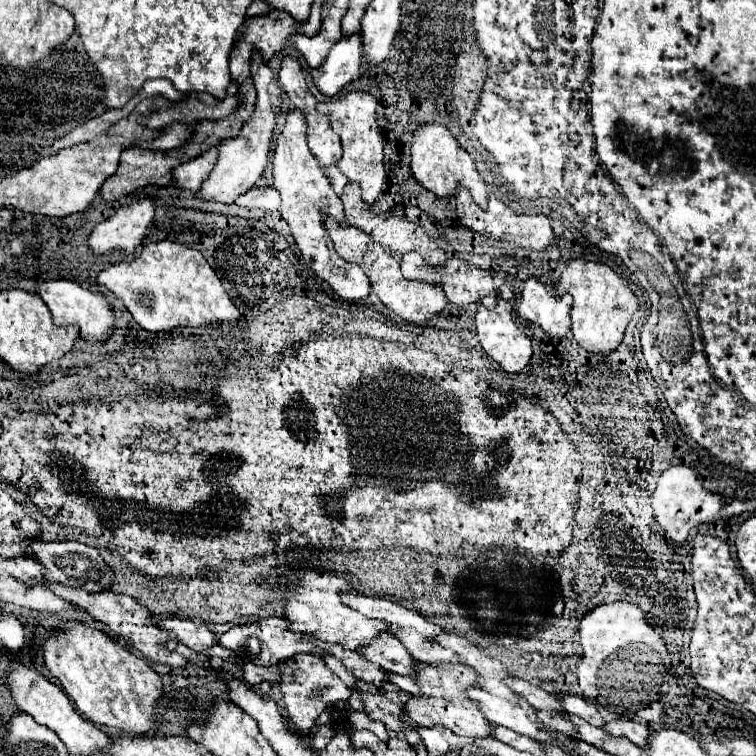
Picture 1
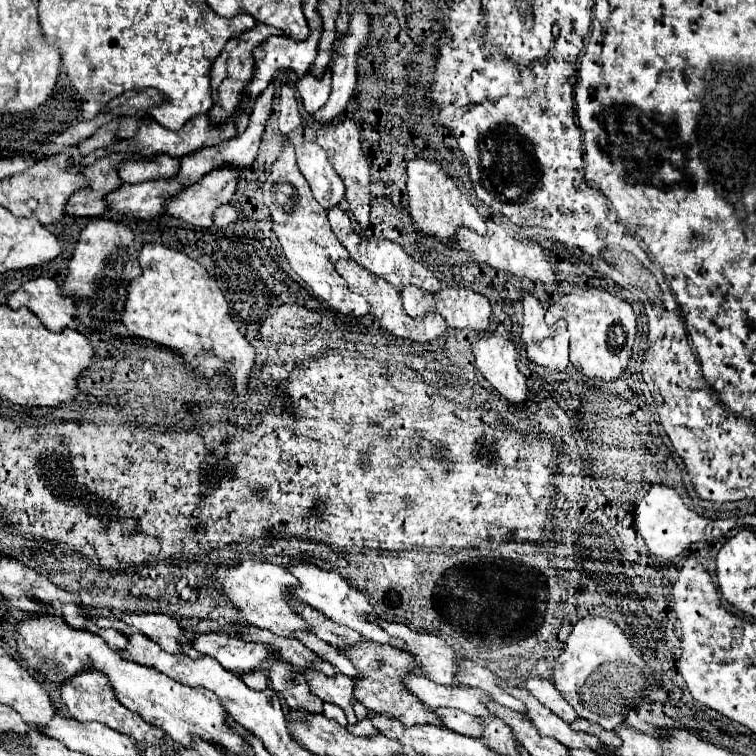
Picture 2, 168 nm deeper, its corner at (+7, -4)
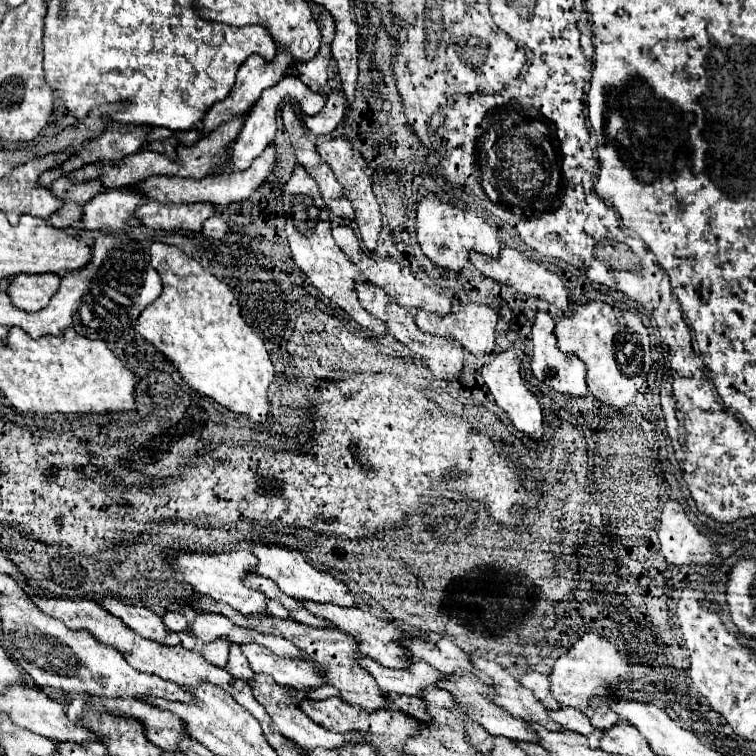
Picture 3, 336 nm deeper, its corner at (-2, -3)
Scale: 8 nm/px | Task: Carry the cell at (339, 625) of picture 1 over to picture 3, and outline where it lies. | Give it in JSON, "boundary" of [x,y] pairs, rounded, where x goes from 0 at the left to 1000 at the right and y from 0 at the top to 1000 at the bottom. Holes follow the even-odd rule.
{"boundary":[[[299,729],[288,734],[272,734],[272,731],[243,731],[235,737],[235,750],[246,763],[246,771],[251,771],[262,784],[278,787],[286,795],[294,795],[320,811],[328,813],[354,813],[352,798],[354,790],[347,782],[331,779],[325,774],[325,763],[333,761],[331,753],[339,747],[339,737],[331,729]]]}

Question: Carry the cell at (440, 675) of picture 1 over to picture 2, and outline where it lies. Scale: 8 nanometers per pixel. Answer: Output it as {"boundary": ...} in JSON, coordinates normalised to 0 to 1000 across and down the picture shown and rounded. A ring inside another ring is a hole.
{"boundary":[[[472,849],[464,852],[454,860],[448,860],[451,868],[462,870],[467,876],[467,881],[475,886],[475,894],[470,897],[470,923],[491,942],[496,944],[509,944],[517,950],[530,952],[536,960],[549,960],[549,958],[578,958],[583,960],[583,955],[575,950],[575,944],[552,923],[546,923],[546,918],[541,918],[538,913],[533,913],[530,894],[536,892],[546,892],[546,870],[541,870],[541,865],[536,865],[536,860],[520,857],[520,854],[507,854],[499,849]]]}

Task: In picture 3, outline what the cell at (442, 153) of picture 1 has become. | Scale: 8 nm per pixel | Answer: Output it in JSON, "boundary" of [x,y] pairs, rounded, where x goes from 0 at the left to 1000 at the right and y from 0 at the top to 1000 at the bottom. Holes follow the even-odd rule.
{"boundary":[[[566,255],[553,276],[550,276],[550,308],[553,308],[553,321],[561,332],[561,337],[595,358],[608,358],[614,356],[614,351],[619,348],[619,332],[635,332],[643,335],[648,340],[659,340],[659,332],[664,327],[661,316],[659,316],[659,303],[653,298],[646,295],[646,290],[616,279],[616,276],[606,276],[598,269],[587,269],[582,266],[574,255]]]}

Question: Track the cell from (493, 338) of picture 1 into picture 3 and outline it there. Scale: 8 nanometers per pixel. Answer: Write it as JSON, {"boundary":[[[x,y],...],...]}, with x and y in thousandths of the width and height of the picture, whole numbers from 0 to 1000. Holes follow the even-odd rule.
{"boundary":[[[672,459],[638,485],[638,499],[640,499],[643,509],[648,512],[648,520],[656,530],[656,536],[672,546],[677,562],[685,570],[701,575],[704,581],[712,581],[712,578],[717,578],[717,541],[712,533],[712,525],[701,517],[693,499],[688,496],[690,475],[693,475],[693,464],[688,459]]]}

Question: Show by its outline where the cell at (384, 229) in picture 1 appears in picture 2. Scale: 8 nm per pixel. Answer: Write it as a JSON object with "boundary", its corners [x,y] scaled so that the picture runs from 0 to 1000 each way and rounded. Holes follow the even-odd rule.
{"boundary":[[[440,272],[435,275],[433,280],[433,291],[435,291],[435,299],[440,304],[440,310],[446,312],[446,317],[459,328],[459,333],[464,336],[464,341],[478,349],[483,357],[488,357],[491,362],[512,370],[517,378],[522,378],[525,384],[536,381],[536,378],[552,378],[552,381],[560,381],[562,386],[581,386],[583,384],[583,373],[575,368],[575,362],[570,357],[565,357],[560,349],[549,347],[541,336],[536,336],[536,331],[525,323],[520,323],[517,317],[499,317],[499,315],[491,315],[485,317],[483,310],[475,310],[464,294],[464,288],[459,286],[456,278],[451,278],[448,272]]]}

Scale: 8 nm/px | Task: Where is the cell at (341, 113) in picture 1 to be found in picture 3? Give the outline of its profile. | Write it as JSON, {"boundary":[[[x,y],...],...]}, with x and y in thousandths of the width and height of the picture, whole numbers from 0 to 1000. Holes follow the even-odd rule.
{"boundary":[[[442,181],[442,184],[423,187],[418,192],[418,197],[421,197],[423,208],[439,221],[444,237],[455,247],[458,261],[466,266],[466,274],[471,279],[471,295],[474,295],[474,303],[476,303],[476,311],[479,311],[479,319],[481,319],[484,329],[495,332],[497,329],[497,316],[500,316],[500,308],[503,308],[503,300],[505,300],[505,284],[503,284],[497,258],[492,255],[492,242],[489,242],[484,210],[476,205],[476,200],[468,197],[466,187],[460,187],[458,181]]]}

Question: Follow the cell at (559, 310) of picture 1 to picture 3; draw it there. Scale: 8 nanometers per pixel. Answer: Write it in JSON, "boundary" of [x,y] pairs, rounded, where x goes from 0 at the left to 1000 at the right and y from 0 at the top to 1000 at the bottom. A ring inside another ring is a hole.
{"boundary":[[[720,411],[709,414],[709,422],[704,430],[704,454],[706,454],[706,467],[704,467],[701,488],[712,504],[722,507],[725,512],[730,512],[733,517],[741,517],[741,520],[751,520],[751,522],[762,522],[762,525],[778,522],[775,483],[765,472],[759,472],[759,467],[743,467],[738,462],[738,454],[733,446],[733,422]]]}

